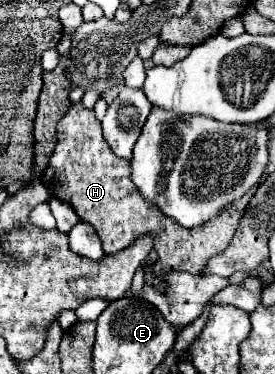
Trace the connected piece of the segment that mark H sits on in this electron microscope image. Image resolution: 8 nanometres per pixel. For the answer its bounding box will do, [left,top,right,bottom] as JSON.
[42,97,256,291]

